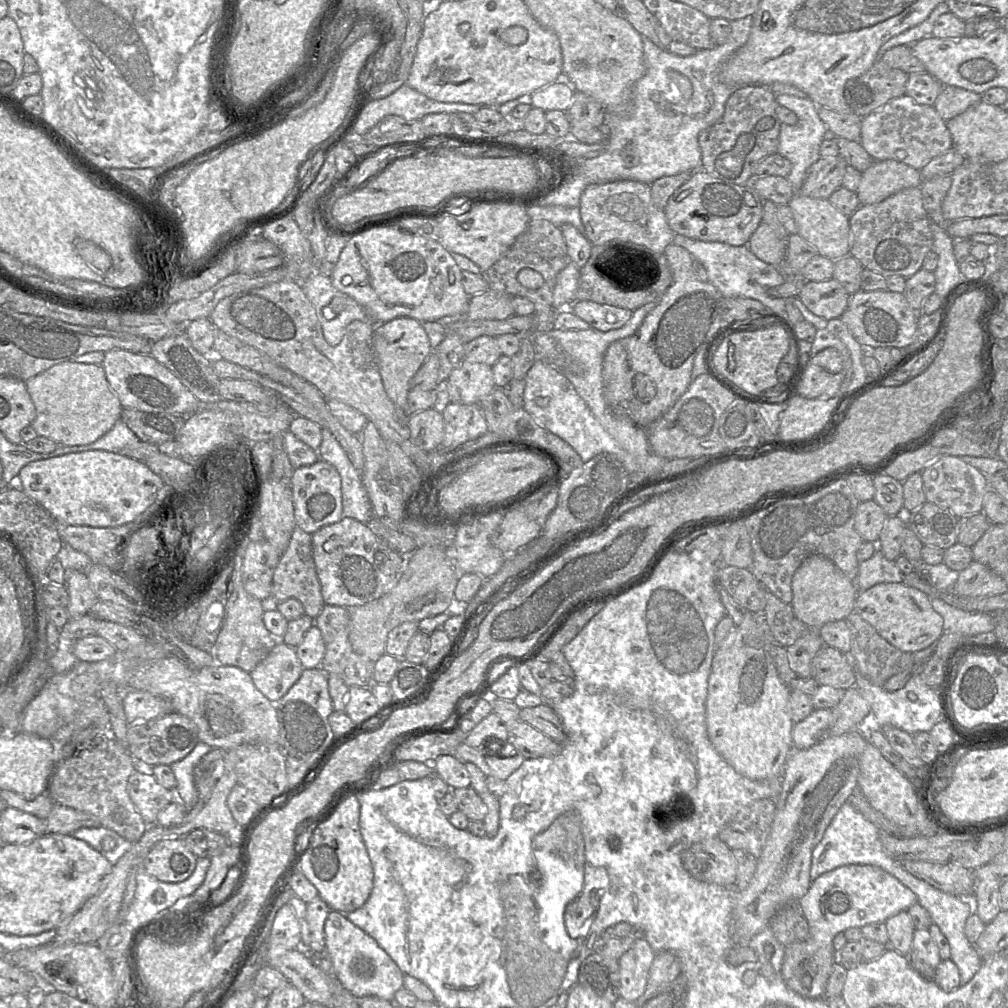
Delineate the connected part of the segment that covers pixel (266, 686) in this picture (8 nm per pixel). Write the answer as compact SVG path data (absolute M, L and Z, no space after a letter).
M283 642L250 672L255 687L271 702L281 698L297 683L304 671L296 650Z

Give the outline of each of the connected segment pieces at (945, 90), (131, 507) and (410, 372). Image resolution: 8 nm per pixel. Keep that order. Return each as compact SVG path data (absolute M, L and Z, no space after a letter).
M941 85L934 108L944 121L948 121L982 101L982 96L963 88Z
M104 450L68 453L33 461L25 465L18 476L22 483L22 491L47 510L55 521L72 526L99 528L114 528L132 522L156 503L158 491L165 485L144 462L121 455L119 452Z
M397 318L376 326L373 350L387 396L396 407L407 412L408 394L412 388L412 380L433 352L423 322L411 318Z

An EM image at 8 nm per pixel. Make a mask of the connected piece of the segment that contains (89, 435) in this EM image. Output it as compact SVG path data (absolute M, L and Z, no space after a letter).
M66 361L50 367L24 382L36 410L36 417L31 426L38 436L49 438L58 445L90 444L106 434L121 417L122 406L118 397L111 390L101 365Z

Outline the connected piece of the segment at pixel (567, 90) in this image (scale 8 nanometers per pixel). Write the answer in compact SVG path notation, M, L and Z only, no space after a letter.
M555 81L548 86L531 94L531 106L543 111L561 110L567 111L572 103L575 90L569 83Z

